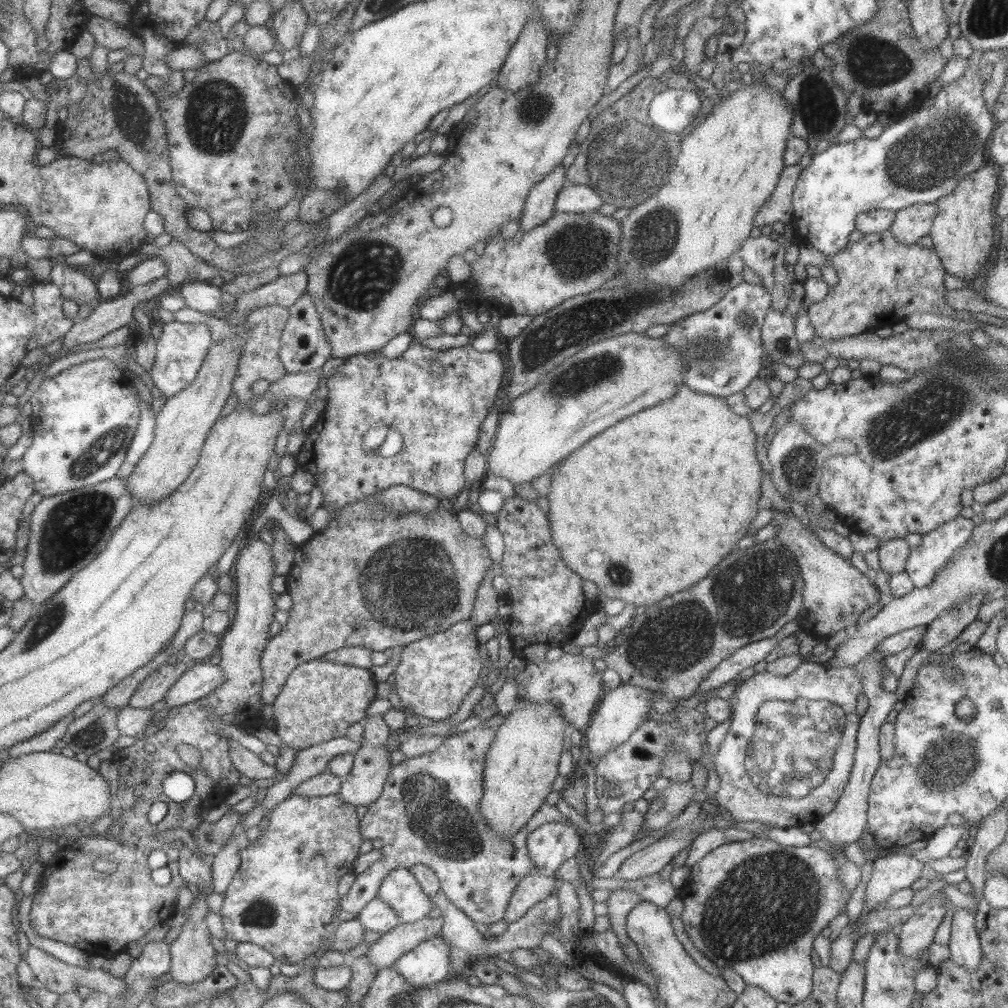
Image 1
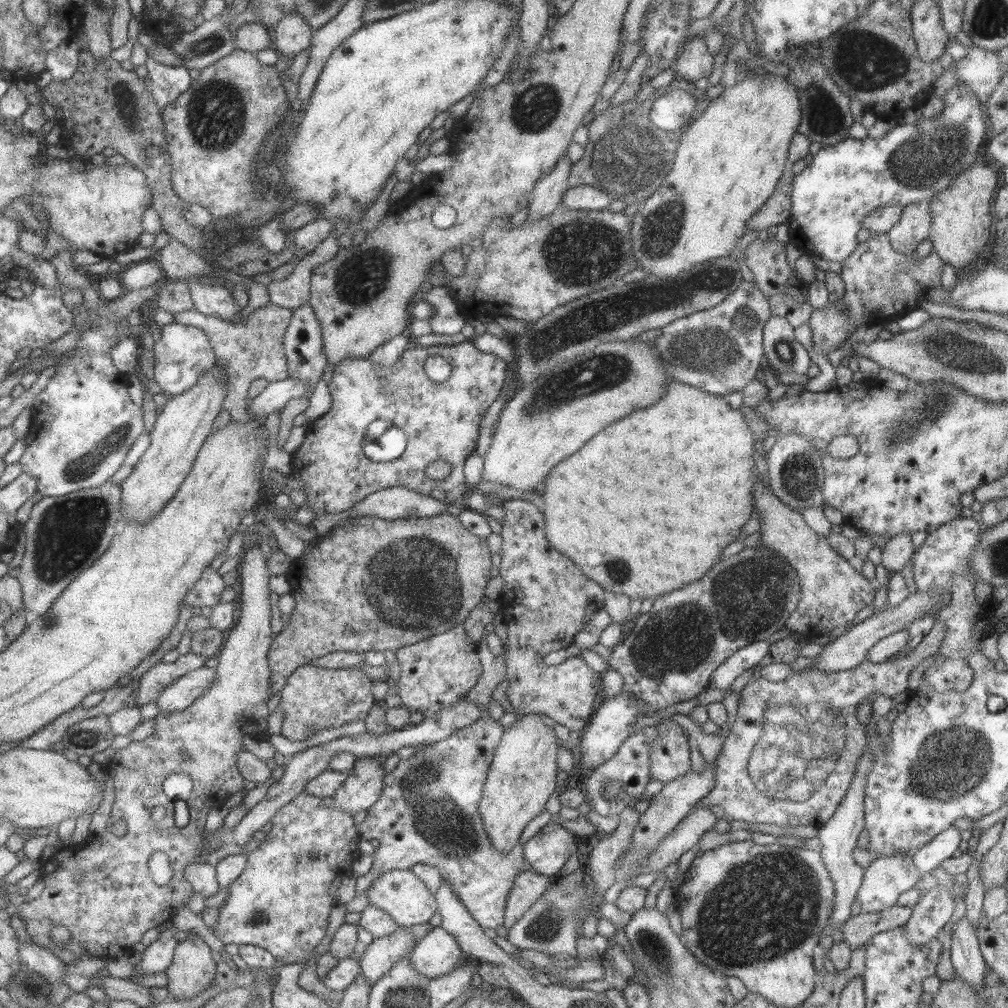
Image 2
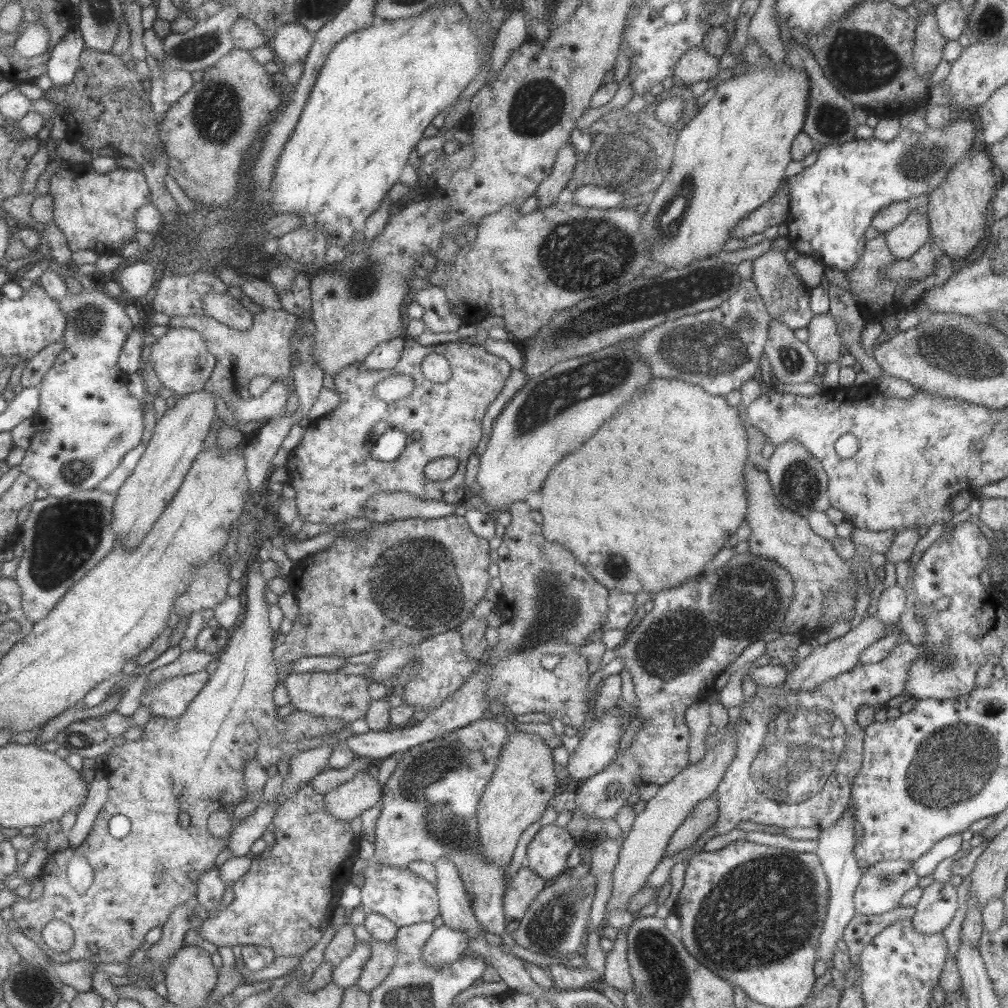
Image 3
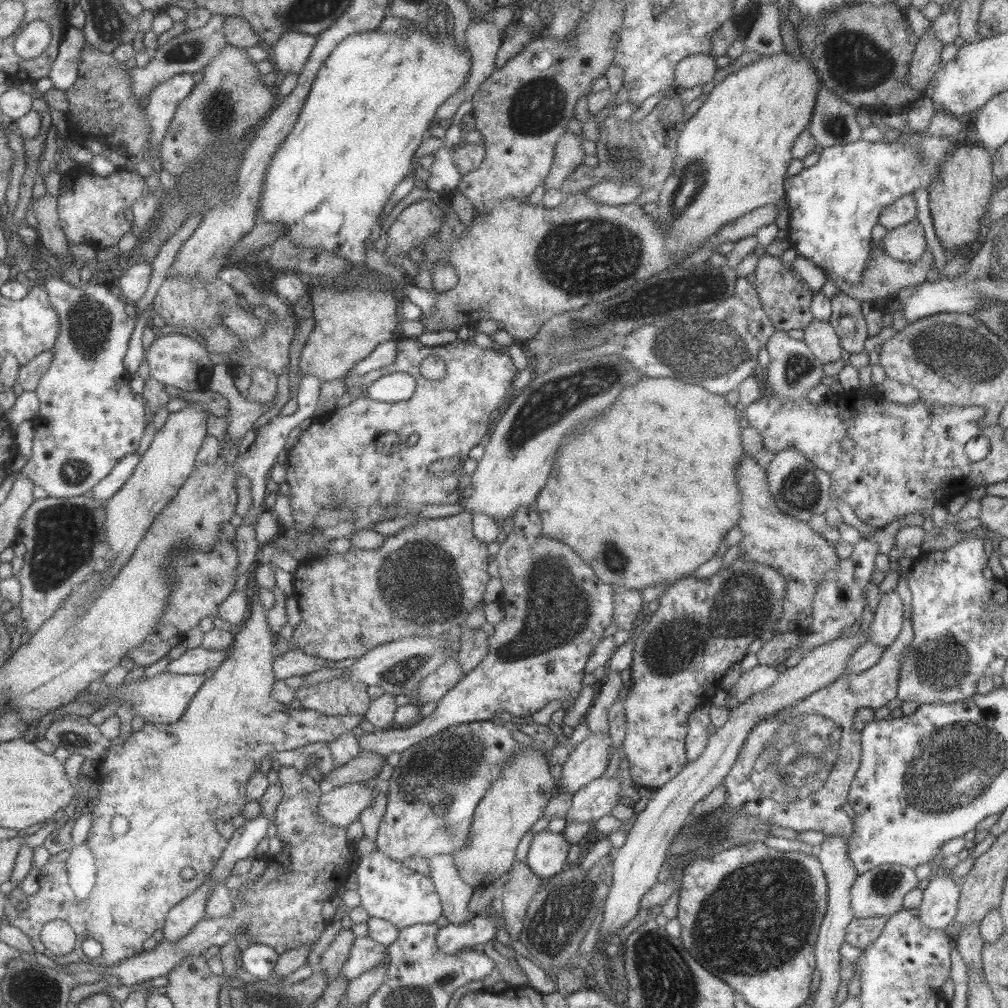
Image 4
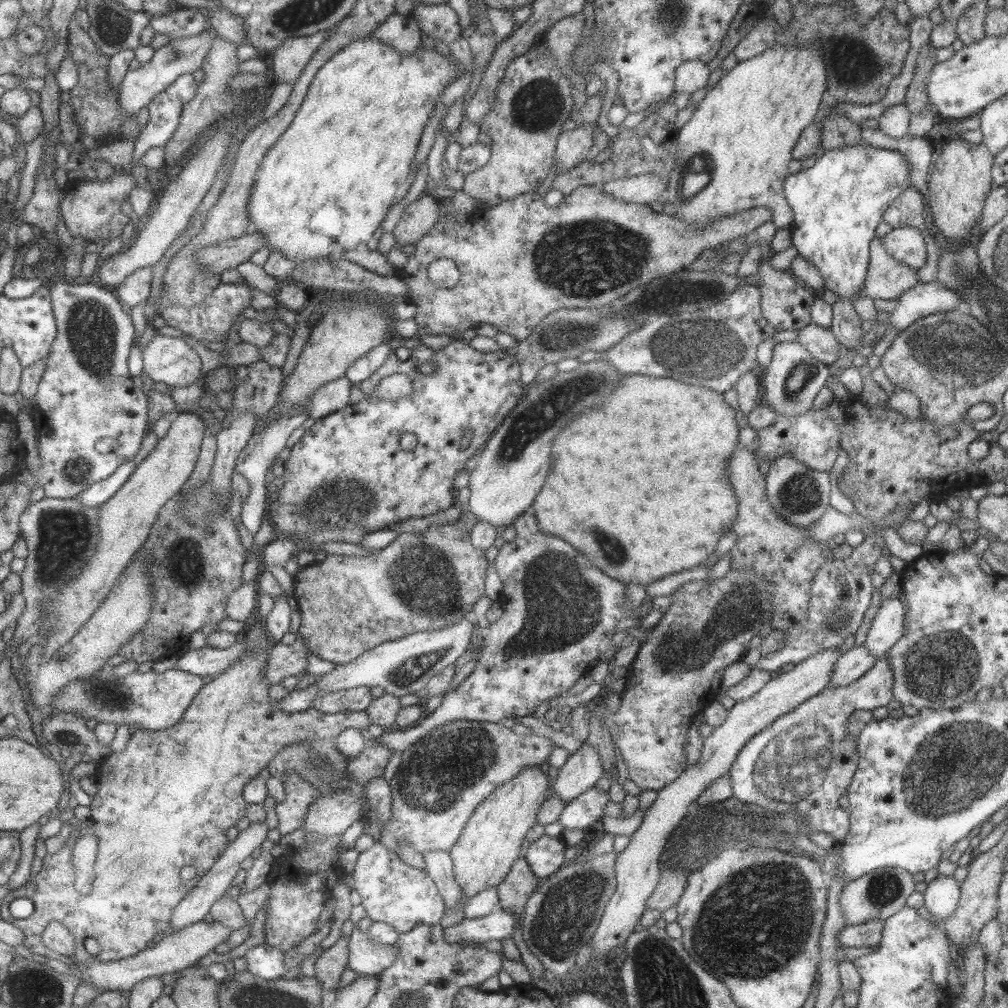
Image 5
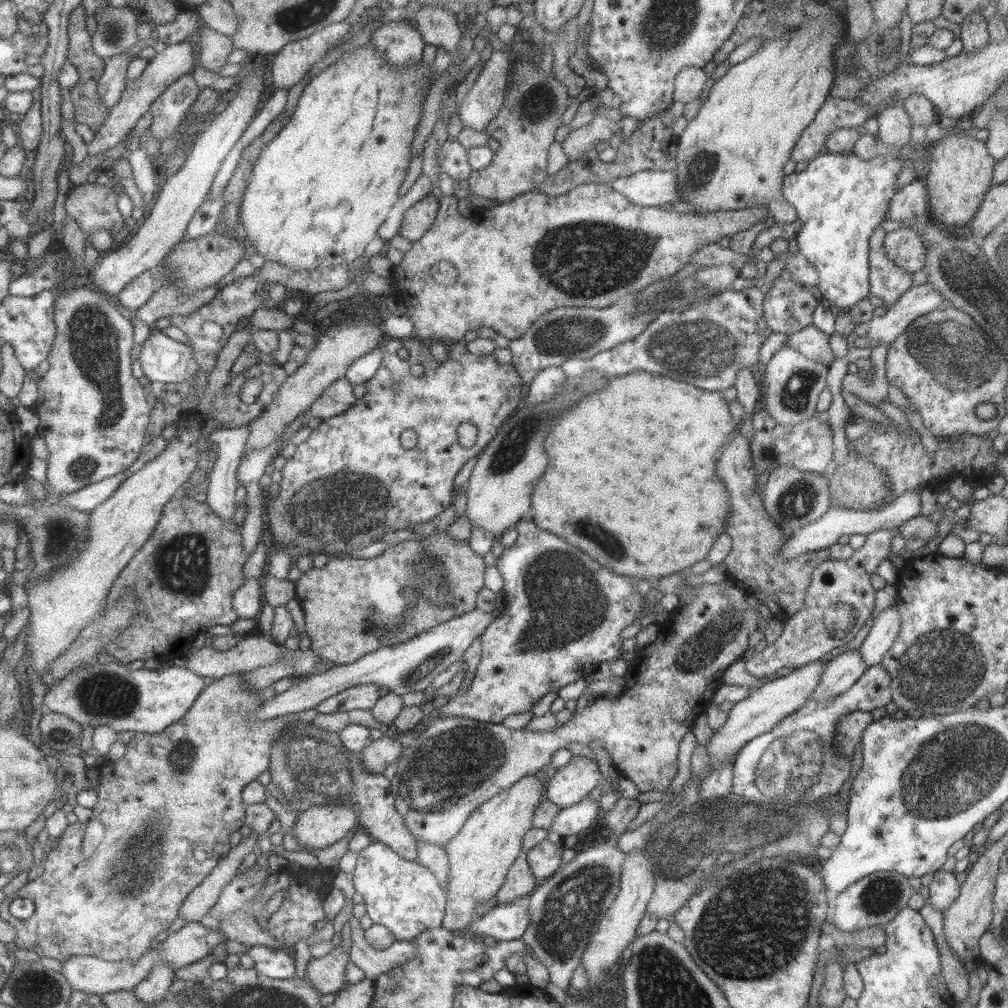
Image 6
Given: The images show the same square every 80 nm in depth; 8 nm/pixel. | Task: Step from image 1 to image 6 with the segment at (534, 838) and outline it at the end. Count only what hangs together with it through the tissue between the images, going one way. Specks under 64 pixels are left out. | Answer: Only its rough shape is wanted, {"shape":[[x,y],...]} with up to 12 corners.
{"shape":[[546,838],[525,851],[532,876],[560,870],[561,843]]}

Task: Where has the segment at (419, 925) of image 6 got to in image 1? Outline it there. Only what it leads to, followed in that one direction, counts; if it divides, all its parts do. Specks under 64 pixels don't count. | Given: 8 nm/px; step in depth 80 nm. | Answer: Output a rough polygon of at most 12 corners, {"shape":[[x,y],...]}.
{"shape":[[407,868],[389,871],[375,898],[400,923],[425,918],[433,906]]}

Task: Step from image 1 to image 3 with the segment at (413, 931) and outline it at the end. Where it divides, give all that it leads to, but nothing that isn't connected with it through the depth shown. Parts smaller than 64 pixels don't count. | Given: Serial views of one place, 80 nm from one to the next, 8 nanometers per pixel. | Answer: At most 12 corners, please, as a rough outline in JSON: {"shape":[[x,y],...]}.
{"shape":[[371,942],[355,984],[371,992],[392,970],[395,942]]}

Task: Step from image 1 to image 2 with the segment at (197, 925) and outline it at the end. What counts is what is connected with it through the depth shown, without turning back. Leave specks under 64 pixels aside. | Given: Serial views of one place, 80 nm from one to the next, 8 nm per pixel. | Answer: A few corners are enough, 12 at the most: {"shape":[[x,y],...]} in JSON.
{"shape":[[197,934],[164,970],[173,1000],[213,984],[216,962]]}

